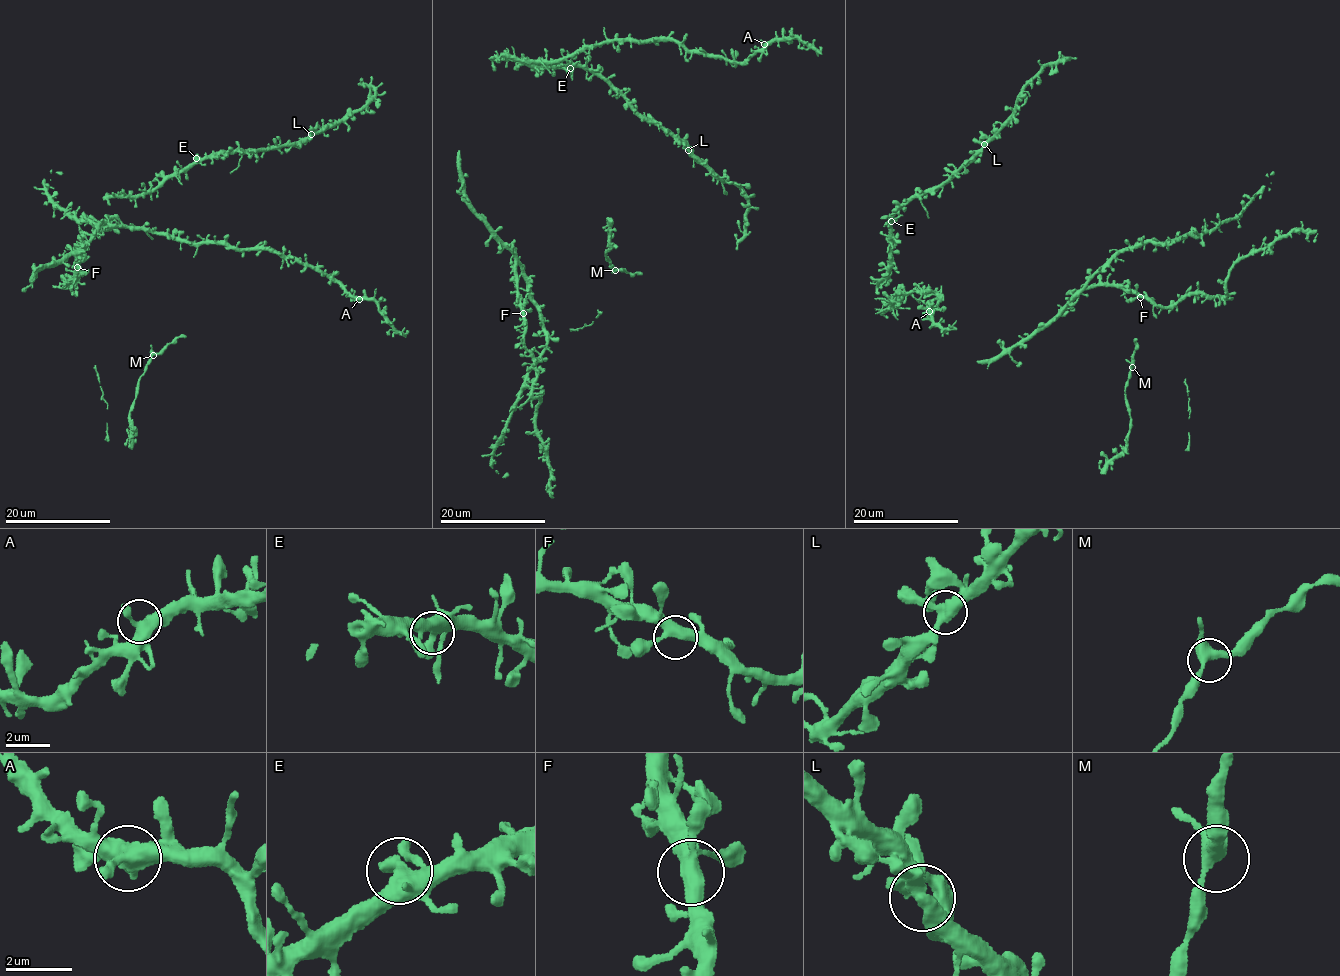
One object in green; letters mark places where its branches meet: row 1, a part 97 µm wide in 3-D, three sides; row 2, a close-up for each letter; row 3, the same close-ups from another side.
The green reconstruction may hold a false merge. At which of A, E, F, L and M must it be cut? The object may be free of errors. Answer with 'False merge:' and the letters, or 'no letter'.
False merge: no letter

